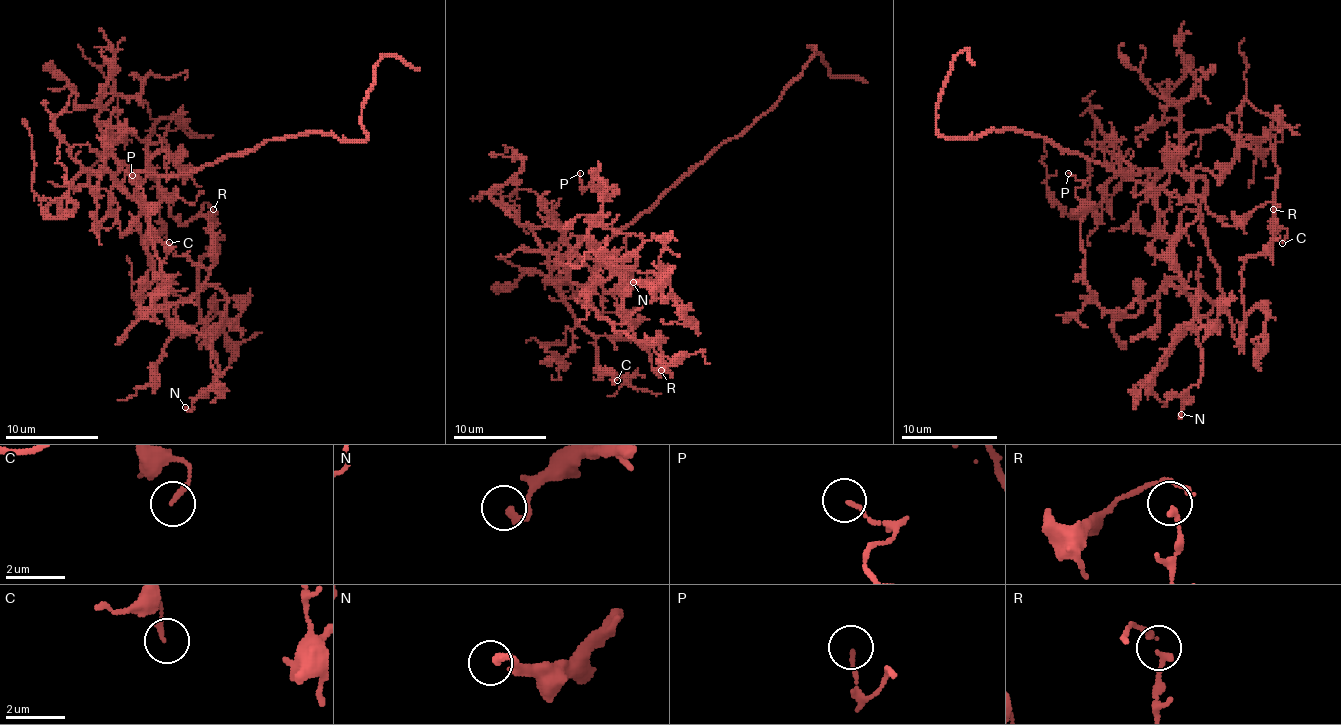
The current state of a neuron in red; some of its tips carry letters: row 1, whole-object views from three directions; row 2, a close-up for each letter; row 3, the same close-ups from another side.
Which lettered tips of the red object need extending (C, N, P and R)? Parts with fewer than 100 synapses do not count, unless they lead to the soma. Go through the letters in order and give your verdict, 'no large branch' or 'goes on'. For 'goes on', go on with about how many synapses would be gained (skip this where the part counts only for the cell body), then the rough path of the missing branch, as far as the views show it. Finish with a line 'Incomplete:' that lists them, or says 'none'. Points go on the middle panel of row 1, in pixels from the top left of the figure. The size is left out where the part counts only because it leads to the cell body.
C: no large branch
N: no large branch
P: no large branch
R: no large branch
Incomplete: none

